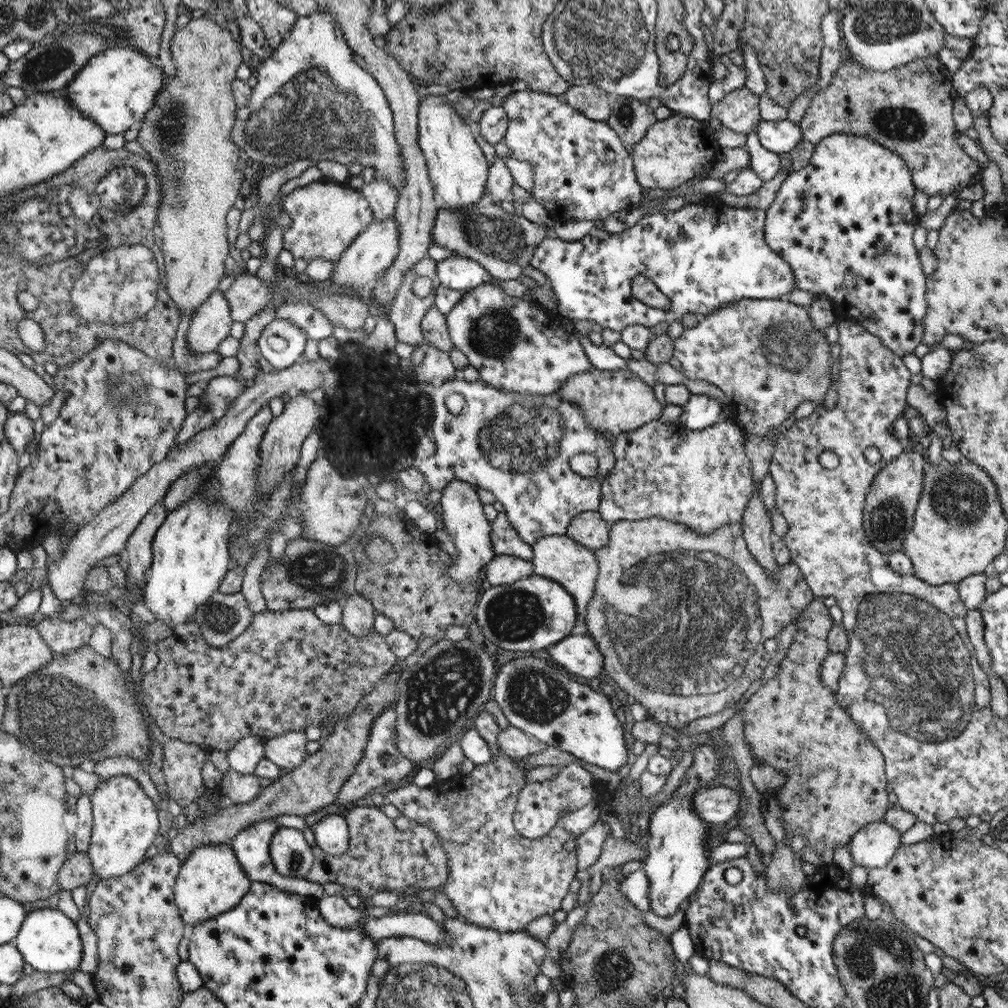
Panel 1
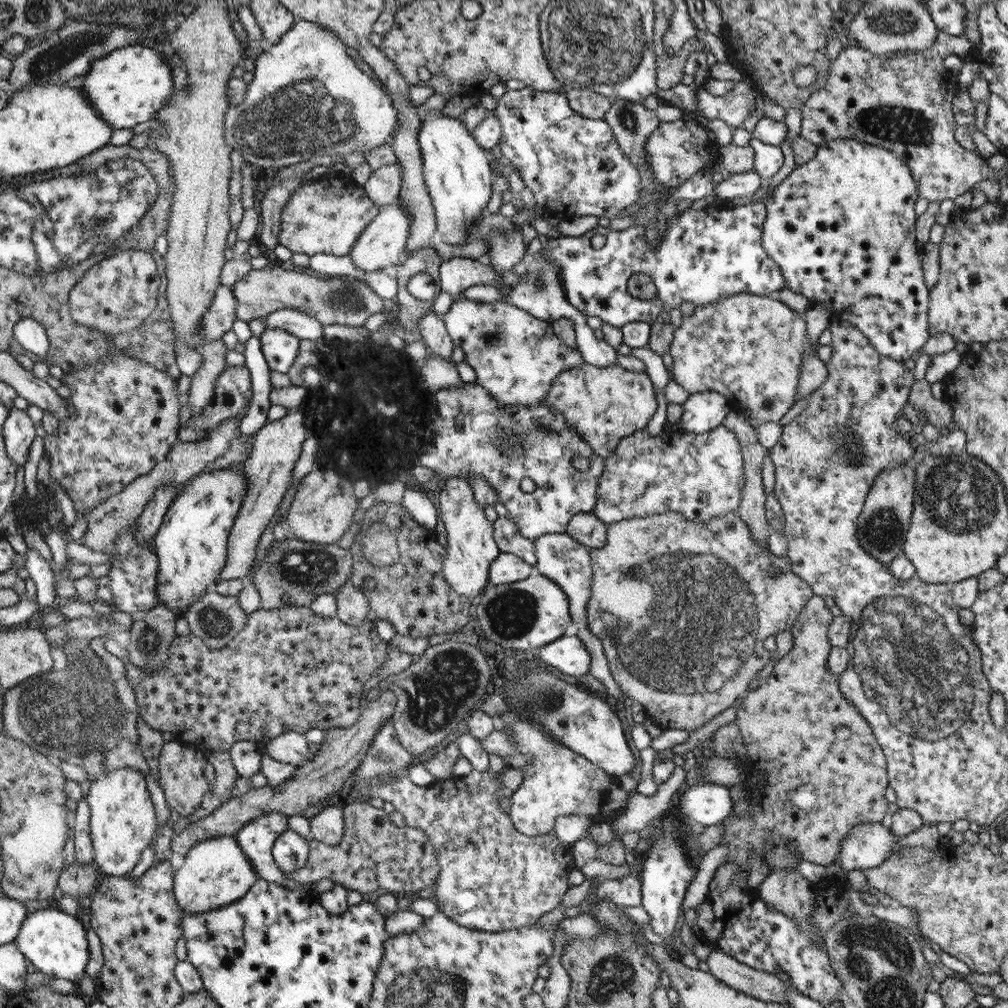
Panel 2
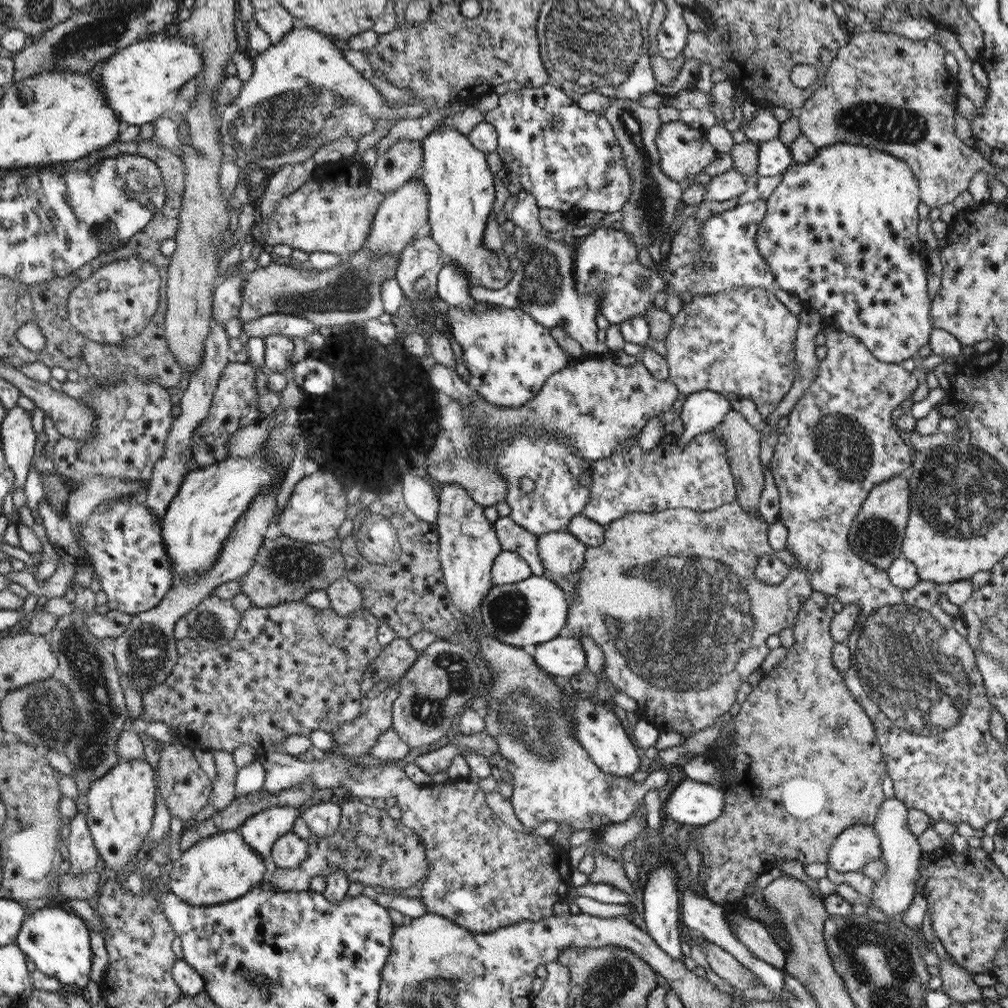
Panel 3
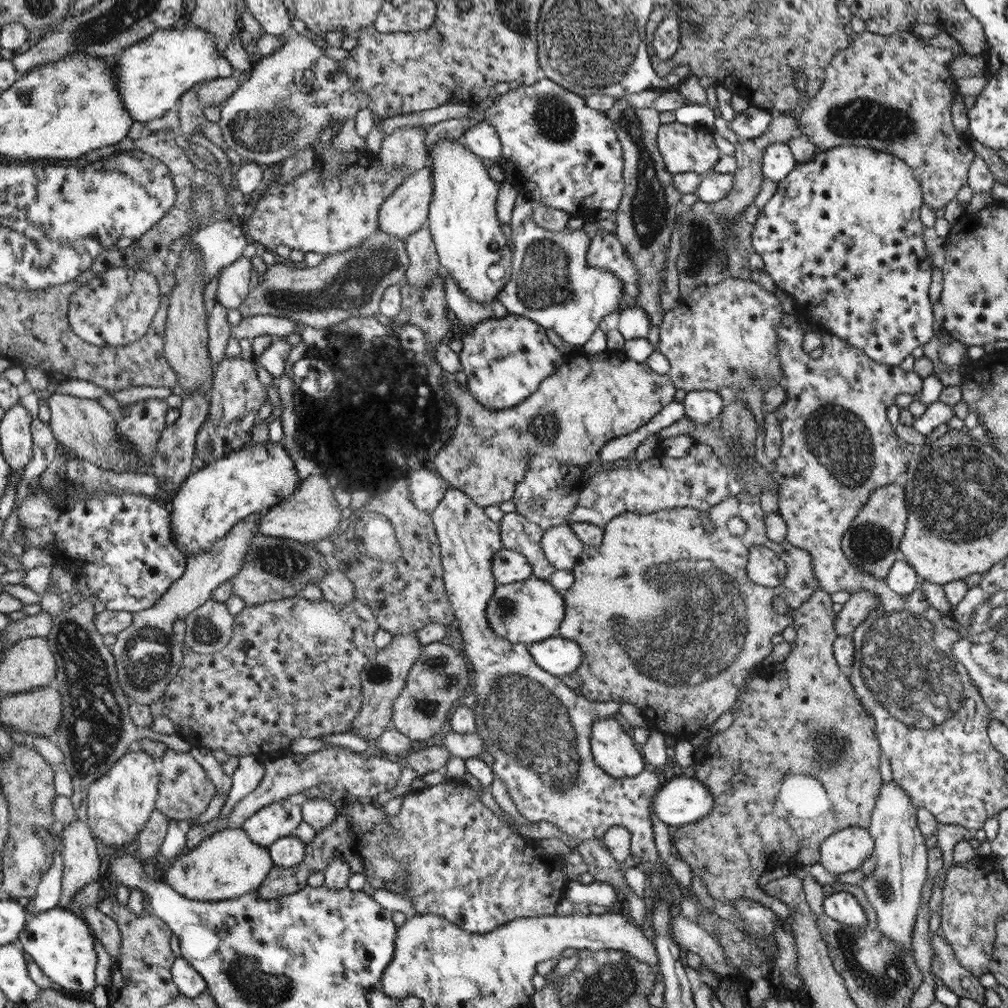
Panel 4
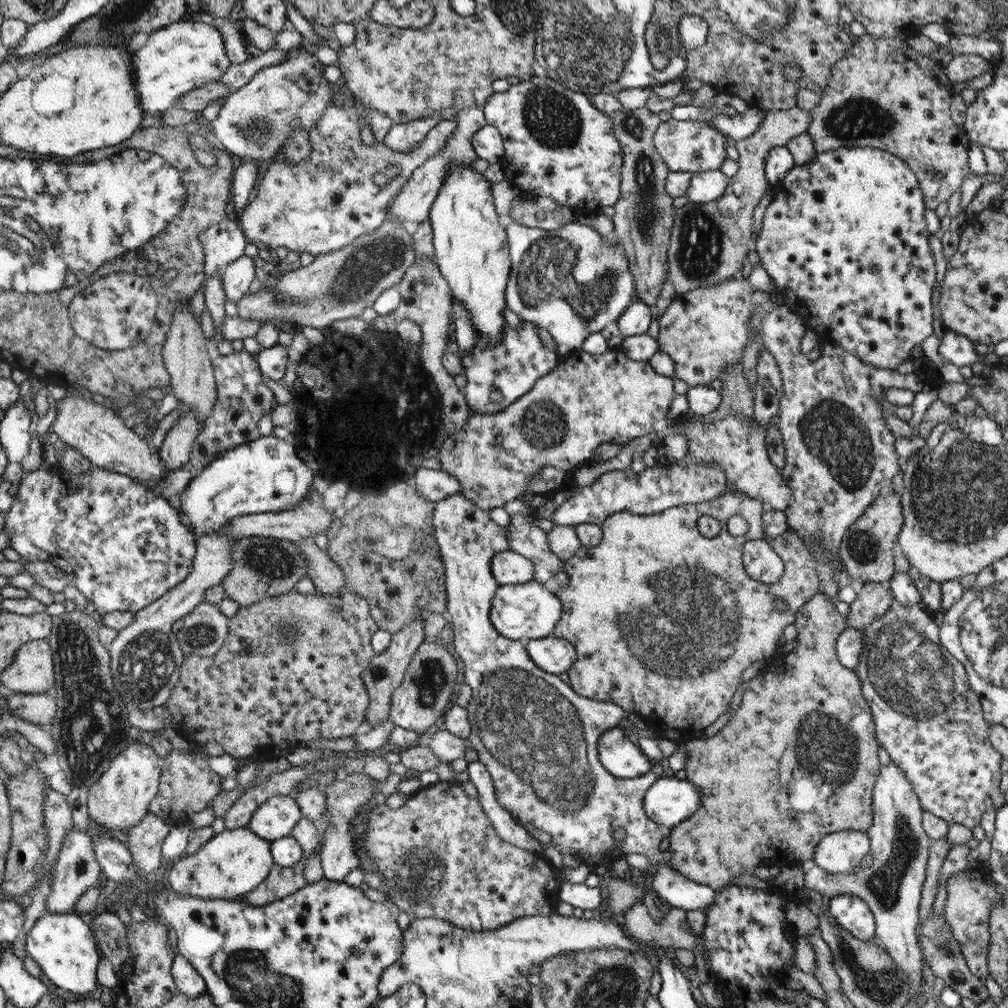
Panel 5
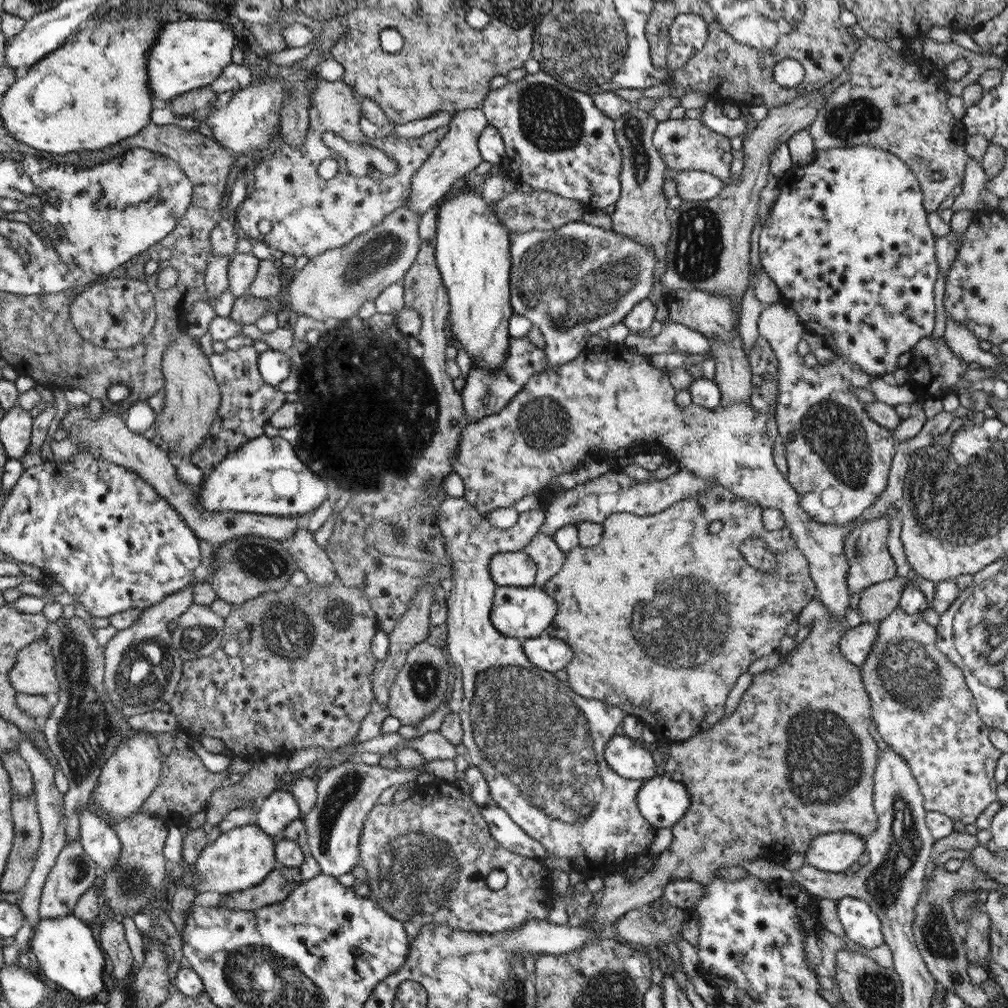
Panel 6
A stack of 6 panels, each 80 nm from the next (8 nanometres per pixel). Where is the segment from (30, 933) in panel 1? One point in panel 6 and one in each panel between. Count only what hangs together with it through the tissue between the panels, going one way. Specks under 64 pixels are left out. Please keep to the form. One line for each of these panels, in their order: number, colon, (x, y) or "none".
2: (56, 942)
3: (58, 941)
4: (60, 941)
5: (63, 944)
6: (66, 954)

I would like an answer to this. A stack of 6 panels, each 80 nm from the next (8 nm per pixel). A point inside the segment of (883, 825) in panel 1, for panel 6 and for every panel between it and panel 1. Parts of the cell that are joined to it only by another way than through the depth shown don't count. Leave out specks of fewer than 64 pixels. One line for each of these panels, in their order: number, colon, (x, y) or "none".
2: (867, 845)
3: (858, 845)
4: (845, 850)
5: (839, 852)
6: (834, 852)

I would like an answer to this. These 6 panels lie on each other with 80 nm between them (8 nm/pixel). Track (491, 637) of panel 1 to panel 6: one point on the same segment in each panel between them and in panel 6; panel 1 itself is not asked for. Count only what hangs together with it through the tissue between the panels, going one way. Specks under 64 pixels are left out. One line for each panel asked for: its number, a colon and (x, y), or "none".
2: (531, 613)
3: (531, 612)
4: (530, 611)
5: (523, 612)
6: (525, 612)

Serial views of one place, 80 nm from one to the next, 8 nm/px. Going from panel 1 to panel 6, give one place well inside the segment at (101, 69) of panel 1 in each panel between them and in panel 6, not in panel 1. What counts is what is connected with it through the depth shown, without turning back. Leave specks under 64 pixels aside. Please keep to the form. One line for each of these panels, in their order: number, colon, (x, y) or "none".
2: (129, 86)
3: (140, 83)
4: (154, 73)
5: (181, 57)
6: (191, 54)

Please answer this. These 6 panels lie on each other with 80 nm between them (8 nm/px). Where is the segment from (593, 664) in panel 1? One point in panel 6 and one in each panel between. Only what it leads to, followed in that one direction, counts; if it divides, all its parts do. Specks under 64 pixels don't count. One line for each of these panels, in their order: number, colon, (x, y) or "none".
2: (568, 654)
3: (564, 656)
4: (559, 656)
5: (554, 655)
6: (549, 653)

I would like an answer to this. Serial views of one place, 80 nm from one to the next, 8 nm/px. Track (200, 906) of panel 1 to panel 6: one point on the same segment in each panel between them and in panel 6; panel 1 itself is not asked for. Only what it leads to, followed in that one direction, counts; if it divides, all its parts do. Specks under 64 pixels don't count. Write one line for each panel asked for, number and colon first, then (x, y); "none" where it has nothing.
2: (216, 872)
3: (222, 867)
4: (228, 864)
5: (233, 862)
6: (243, 857)

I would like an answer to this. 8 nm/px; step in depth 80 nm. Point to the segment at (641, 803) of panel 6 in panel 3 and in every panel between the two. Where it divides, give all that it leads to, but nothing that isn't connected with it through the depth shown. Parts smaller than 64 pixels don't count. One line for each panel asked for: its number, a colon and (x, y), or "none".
3: (690, 802)
4: (681, 800)
5: (670, 801)

